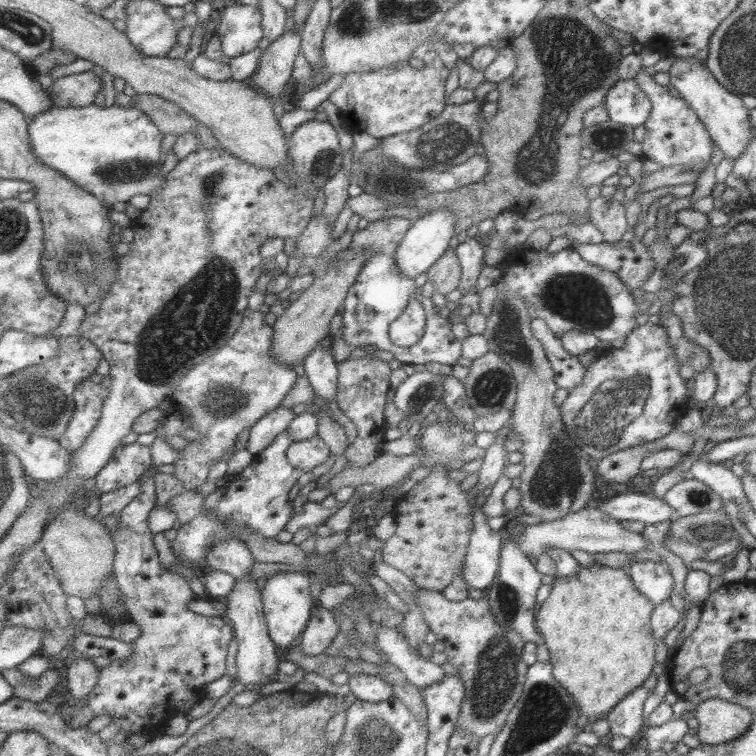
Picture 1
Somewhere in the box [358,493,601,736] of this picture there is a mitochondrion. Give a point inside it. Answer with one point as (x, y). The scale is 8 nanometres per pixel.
(494, 686)

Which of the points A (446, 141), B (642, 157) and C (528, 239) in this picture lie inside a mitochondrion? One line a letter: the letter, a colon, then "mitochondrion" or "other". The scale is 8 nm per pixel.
A: mitochondrion
B: other
C: other

